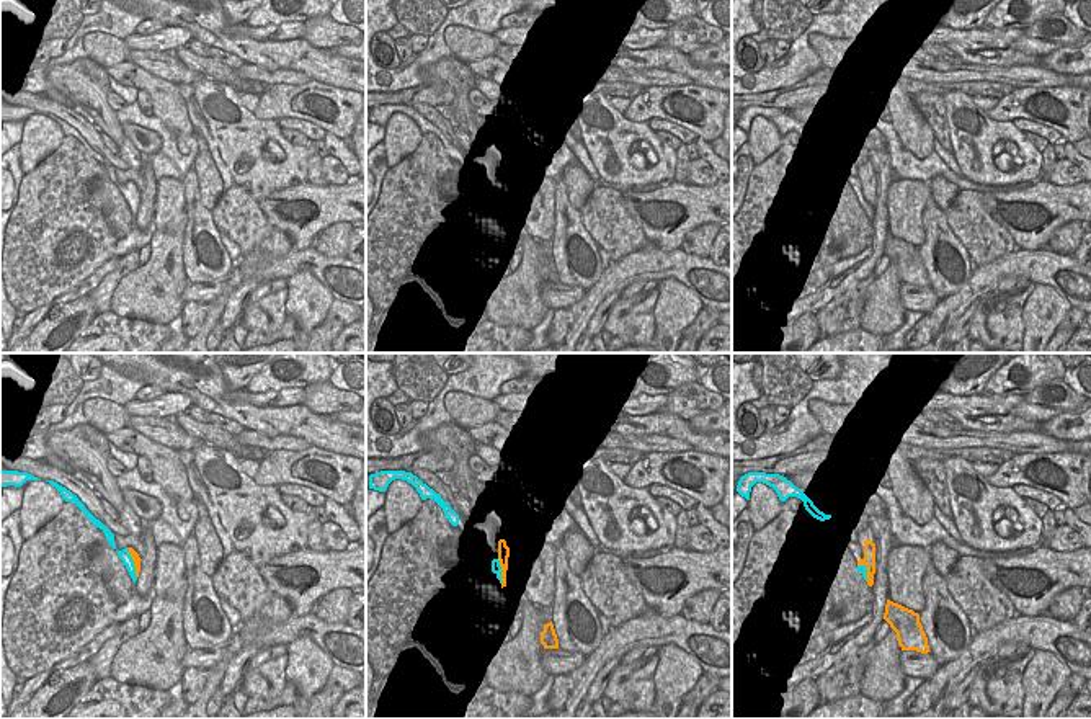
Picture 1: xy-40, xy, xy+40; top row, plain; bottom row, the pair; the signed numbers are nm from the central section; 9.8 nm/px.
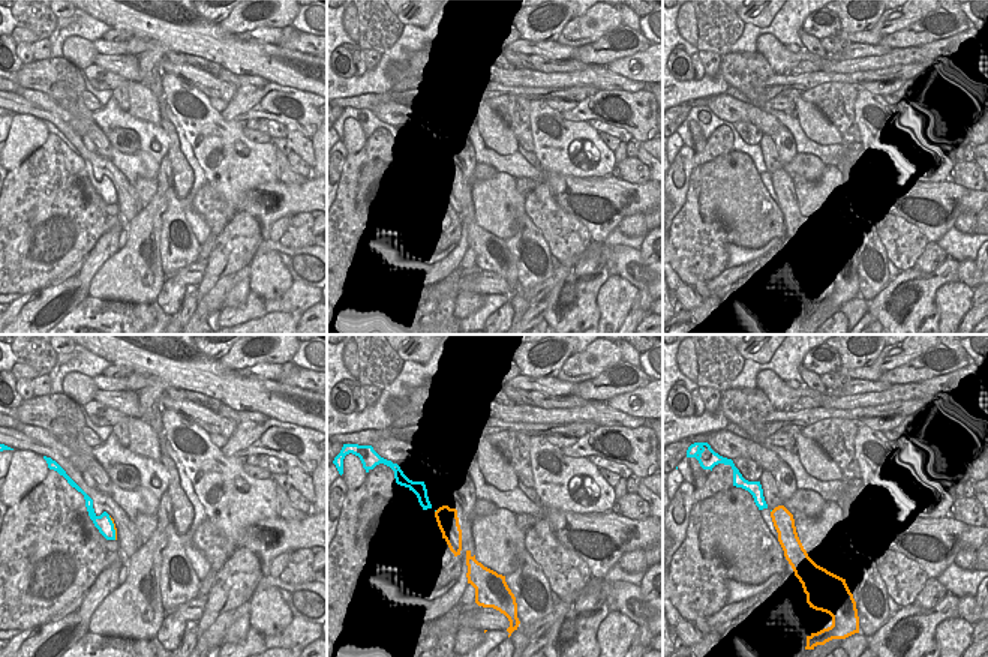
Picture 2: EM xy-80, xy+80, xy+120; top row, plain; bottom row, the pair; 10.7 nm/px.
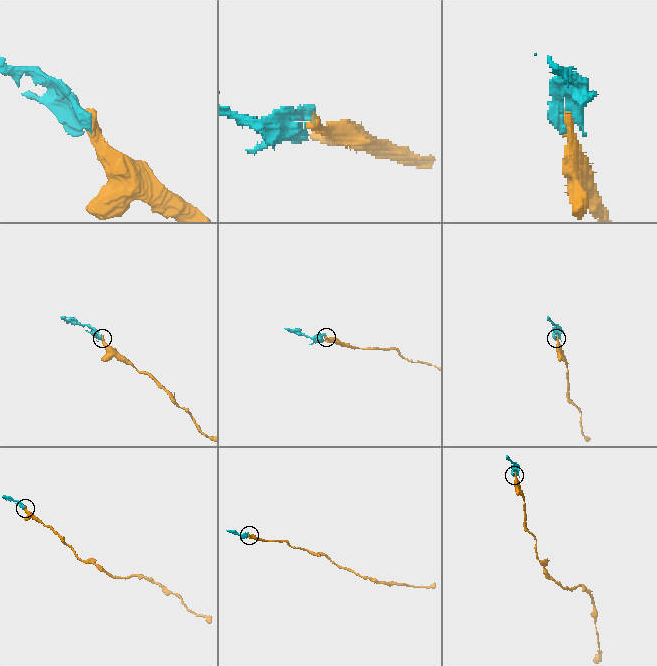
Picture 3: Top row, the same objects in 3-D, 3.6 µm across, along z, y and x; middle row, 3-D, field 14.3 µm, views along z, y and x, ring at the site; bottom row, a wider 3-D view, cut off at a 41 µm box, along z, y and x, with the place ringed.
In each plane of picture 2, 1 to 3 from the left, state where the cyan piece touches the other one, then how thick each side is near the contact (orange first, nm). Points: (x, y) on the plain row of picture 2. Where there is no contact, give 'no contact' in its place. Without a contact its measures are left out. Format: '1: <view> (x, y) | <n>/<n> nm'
1: xy-80 (114, 192) | 30/180 nm
2: no contact
3: no contact

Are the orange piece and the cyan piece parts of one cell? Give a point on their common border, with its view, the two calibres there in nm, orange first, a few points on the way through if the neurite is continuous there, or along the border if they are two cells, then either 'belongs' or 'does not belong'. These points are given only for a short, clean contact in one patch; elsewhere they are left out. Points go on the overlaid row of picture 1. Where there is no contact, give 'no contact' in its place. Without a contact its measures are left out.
meets orange in xy-40 at (134, 562); 70 nm thick on the orange side, 120 nm on the other; does not belong

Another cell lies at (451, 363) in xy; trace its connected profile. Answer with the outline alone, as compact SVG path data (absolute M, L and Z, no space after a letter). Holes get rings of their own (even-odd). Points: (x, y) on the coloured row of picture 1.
M431 353L436 364L448 374L459 374L470 368L470 353Z

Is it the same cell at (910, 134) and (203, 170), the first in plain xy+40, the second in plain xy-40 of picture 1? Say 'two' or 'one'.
two

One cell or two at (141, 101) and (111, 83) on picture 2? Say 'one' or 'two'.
one

